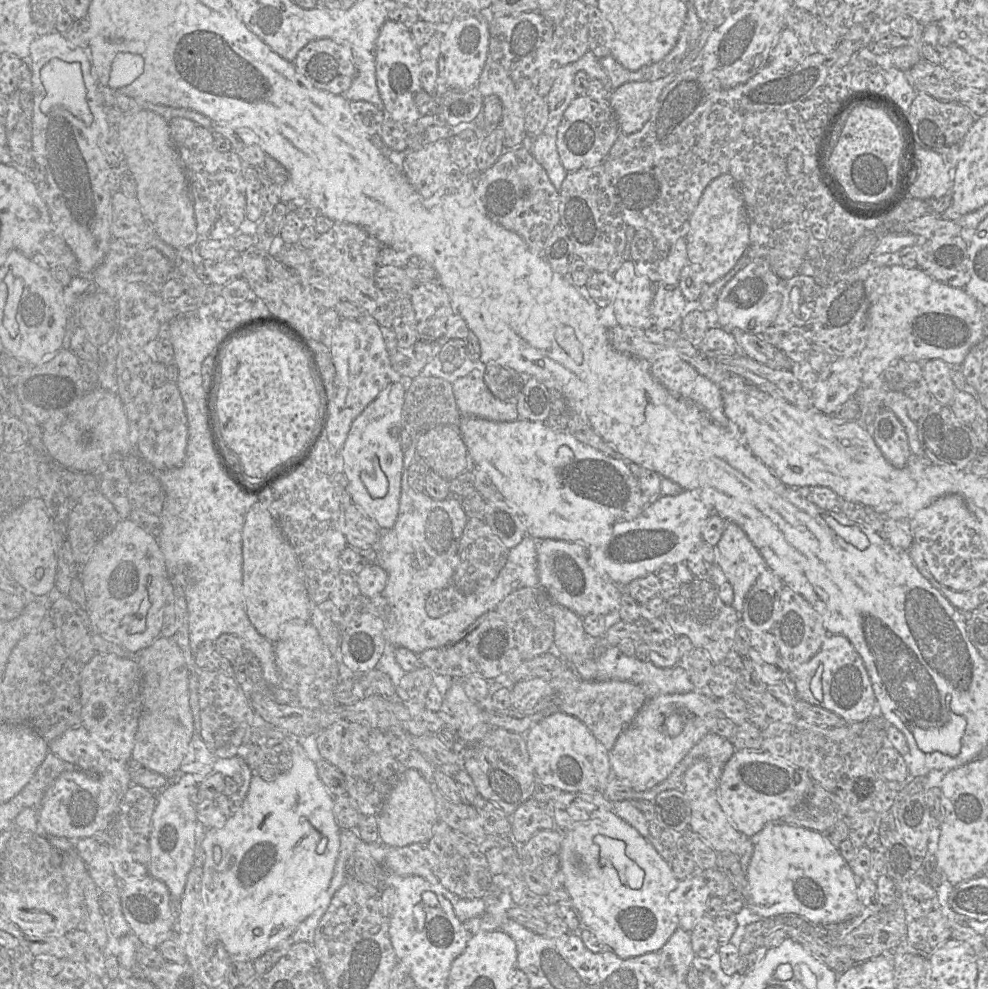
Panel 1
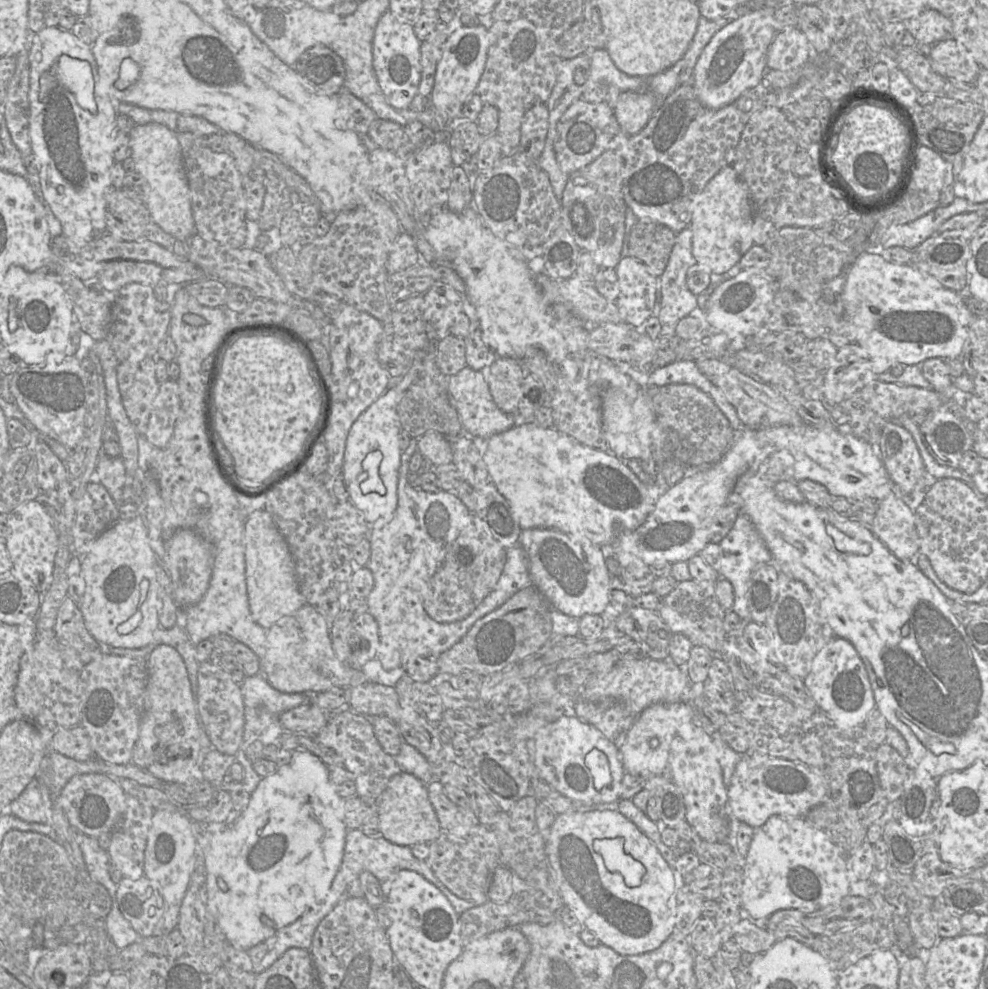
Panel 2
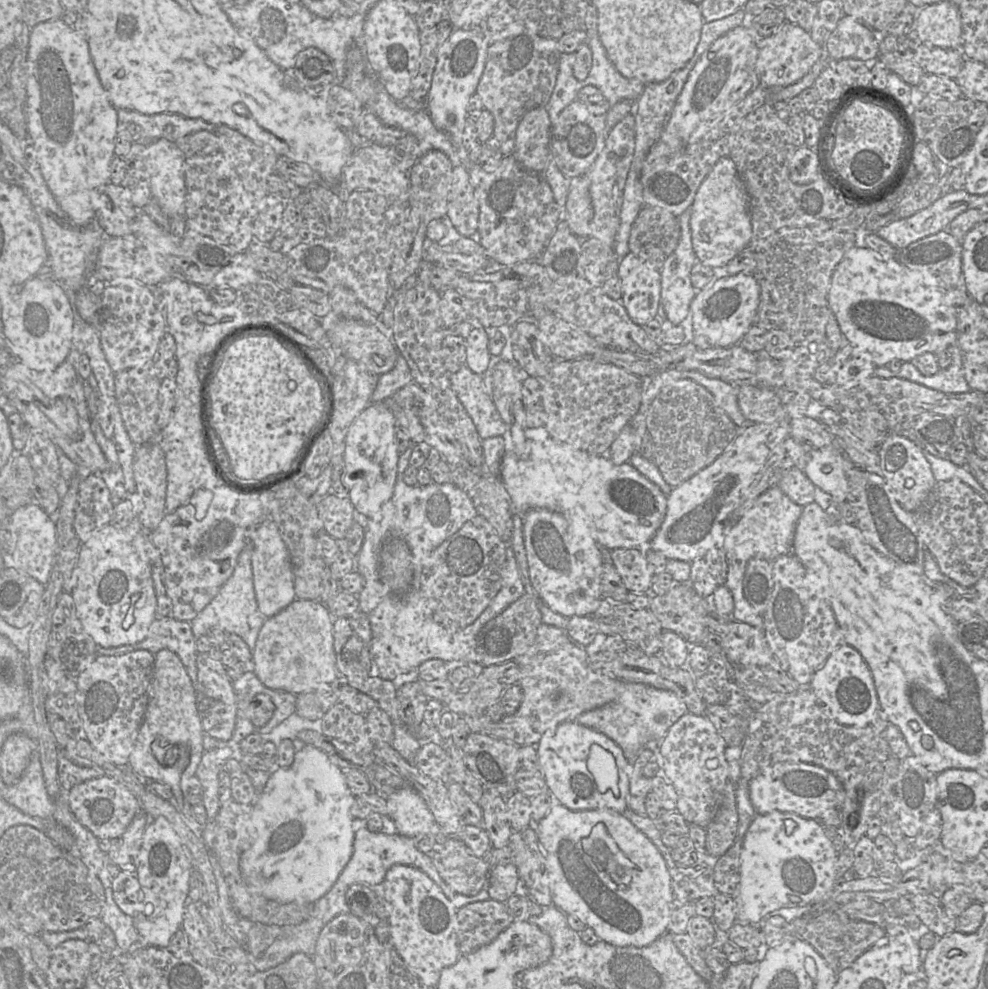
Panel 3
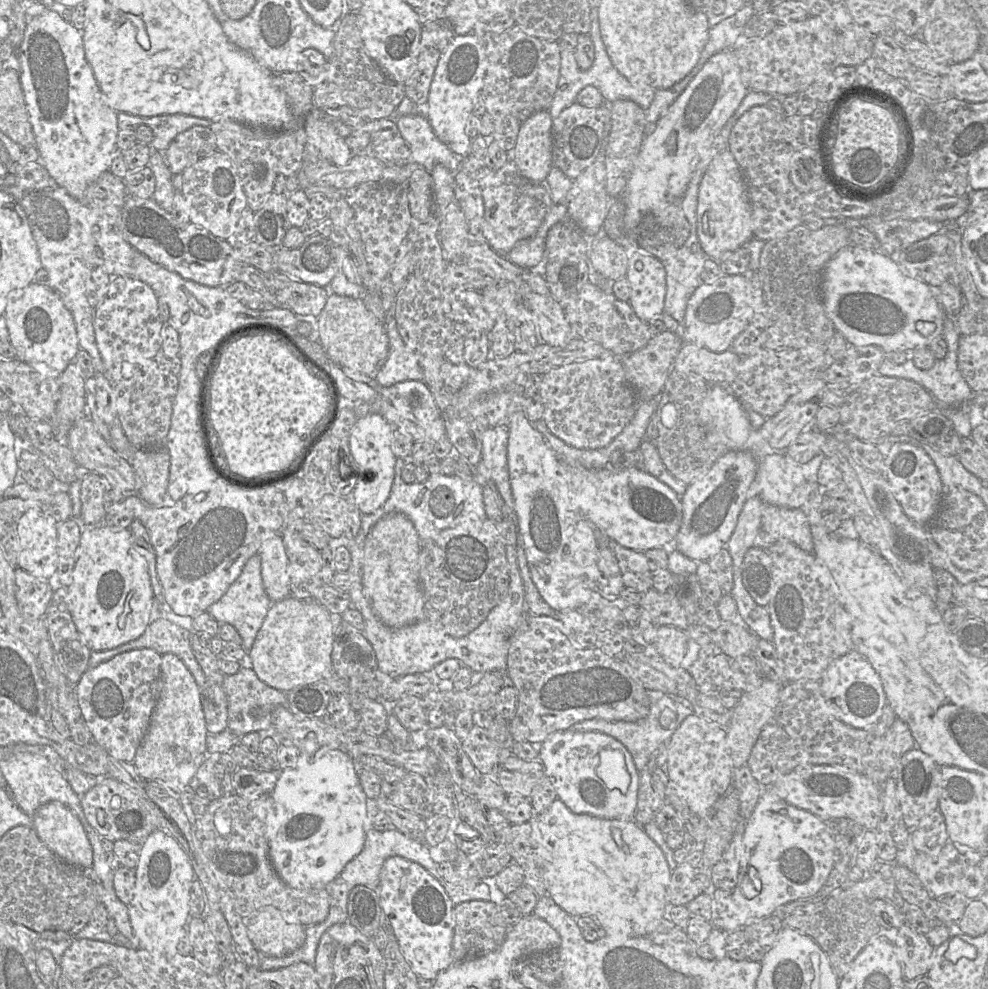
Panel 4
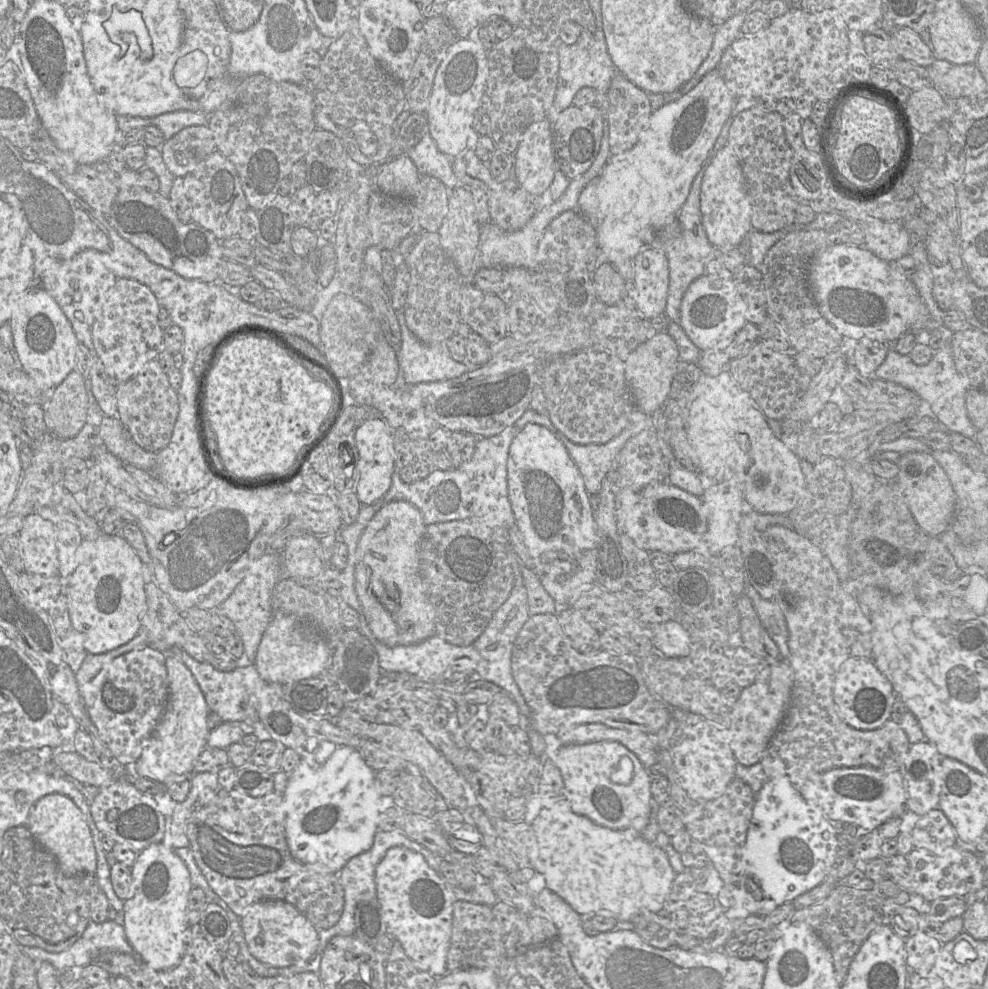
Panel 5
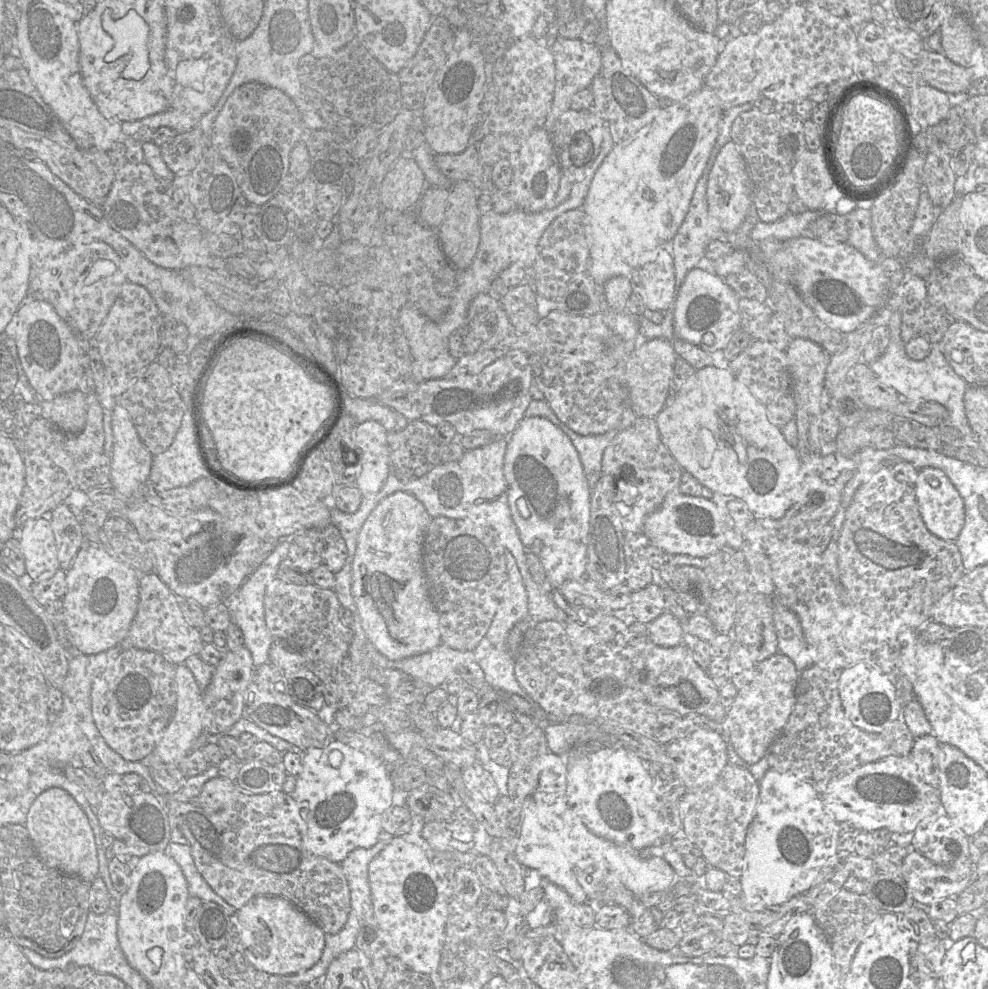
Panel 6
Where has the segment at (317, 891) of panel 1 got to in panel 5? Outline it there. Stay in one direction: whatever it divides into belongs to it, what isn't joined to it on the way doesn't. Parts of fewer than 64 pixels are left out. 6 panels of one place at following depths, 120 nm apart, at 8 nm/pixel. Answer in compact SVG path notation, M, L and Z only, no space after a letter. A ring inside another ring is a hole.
M321 742L315 751L300 756L283 793L291 855L316 872L339 874L352 857L372 847L381 796L376 788L375 771L366 764L359 749Z

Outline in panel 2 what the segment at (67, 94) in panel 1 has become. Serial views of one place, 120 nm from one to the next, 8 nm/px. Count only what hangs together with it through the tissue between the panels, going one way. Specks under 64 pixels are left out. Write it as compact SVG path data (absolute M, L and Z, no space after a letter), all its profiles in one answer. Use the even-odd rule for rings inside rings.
M61 55L55 64L54 73L59 83L75 96L81 108L92 114L97 112L94 79L87 61Z

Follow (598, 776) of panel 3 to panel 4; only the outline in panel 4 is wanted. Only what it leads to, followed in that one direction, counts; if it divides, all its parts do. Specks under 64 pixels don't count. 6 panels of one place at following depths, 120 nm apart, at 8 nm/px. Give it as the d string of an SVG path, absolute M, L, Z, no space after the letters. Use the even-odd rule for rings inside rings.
M609 748L600 750L596 773L609 789L627 792L631 777L626 768L624 755L620 751Z

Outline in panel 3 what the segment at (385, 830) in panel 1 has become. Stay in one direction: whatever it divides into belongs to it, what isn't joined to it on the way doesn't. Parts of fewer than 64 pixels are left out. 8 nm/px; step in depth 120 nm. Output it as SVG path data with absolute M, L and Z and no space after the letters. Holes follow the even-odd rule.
M405 784L397 789L386 801L387 816L394 823L397 833L411 838L431 833L438 844L446 841L448 836L442 833L424 799L411 785Z

